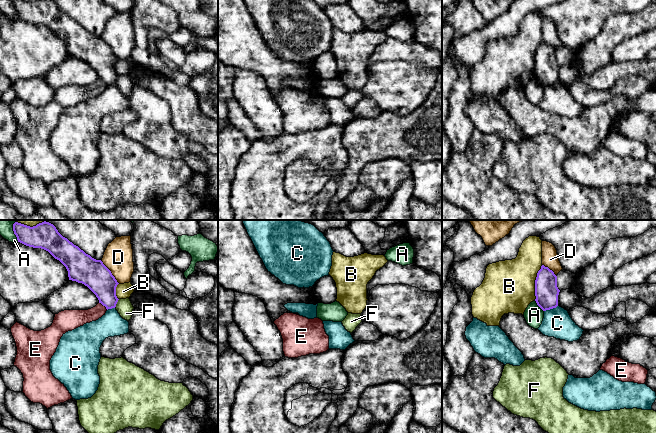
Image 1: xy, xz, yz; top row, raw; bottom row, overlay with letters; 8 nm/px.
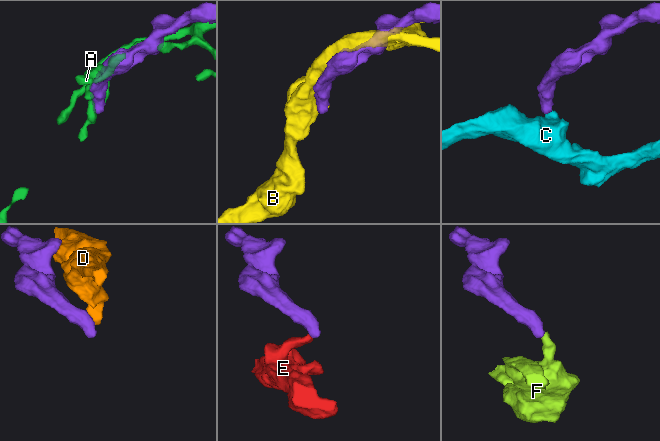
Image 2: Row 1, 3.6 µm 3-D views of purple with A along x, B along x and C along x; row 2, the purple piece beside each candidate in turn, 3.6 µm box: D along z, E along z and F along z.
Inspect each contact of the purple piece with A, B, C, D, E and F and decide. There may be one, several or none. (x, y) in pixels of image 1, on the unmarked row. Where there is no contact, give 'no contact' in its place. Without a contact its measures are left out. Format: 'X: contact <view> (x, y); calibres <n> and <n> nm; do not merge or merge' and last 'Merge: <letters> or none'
A: contact yz (538, 81); calibres 190 and 150 nm; do not merge
B: contact yz (535, 59); calibres 190 and 420 nm; do not merge
C: contact yz (550, 84); calibres 190 and 240 nm; do not merge
D: contact xy (110, 48); calibres 240 and 240 nm; do not merge
E: contact xy (103, 81); calibres 220 and 140 nm; do not merge
F: contact xy (116, 79); calibres 220 and 130 nm; do not merge
Merge: none

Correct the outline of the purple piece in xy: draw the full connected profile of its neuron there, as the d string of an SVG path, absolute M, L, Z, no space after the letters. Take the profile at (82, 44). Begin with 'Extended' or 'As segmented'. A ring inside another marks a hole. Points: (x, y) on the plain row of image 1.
As segmented. M13 0L13 7L18 18L44 25L59 36L66 43L69 56L87 62L107 86L116 83L119 76L116 63L119 59L111 47L101 36L92 34L63 13L53 0L37 0L33 3Z

